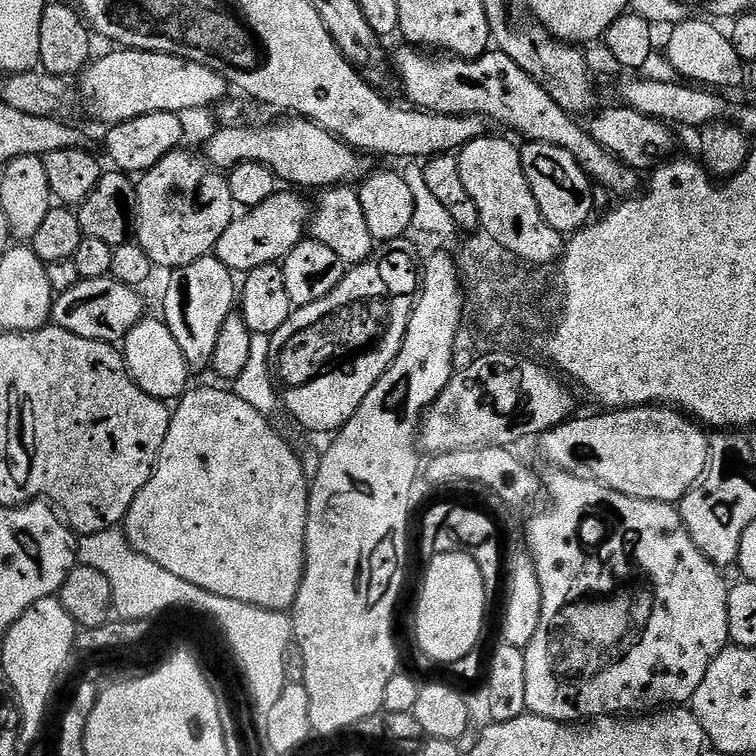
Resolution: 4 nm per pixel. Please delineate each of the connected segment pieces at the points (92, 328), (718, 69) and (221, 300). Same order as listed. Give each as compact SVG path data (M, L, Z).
M107 276L97 280L81 280L78 286L59 293L52 301L51 323L58 328L78 334L78 338L94 338L98 342L119 345L134 330L140 320L145 319L141 293L135 288Z
M688 18L675 25L669 31L668 60L685 81L718 90L738 86L744 80L744 62L738 58L731 37L725 31L720 32L713 21L707 21Z
M215 255L203 256L198 262L190 262L190 266L175 269L169 276L172 277L164 292L162 319L168 325L170 334L174 334L189 369L193 373L208 372L212 368L223 323L238 304L237 277Z

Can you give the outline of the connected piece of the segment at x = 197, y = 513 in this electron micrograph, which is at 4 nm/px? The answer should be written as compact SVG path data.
M189 387L188 391L175 401L174 407L171 409L172 421L170 422L170 430L166 430L166 442L162 442L162 450L156 459L156 469L152 472L150 482L146 482L146 486L142 486L142 490L138 490L138 498L134 498L134 502L130 506L130 510L124 515L124 523L122 531L124 536L130 542L130 546L138 554L142 554L146 558L150 558L150 562L158 562L158 566L162 566L162 570L167 570L169 574L174 574L178 578L182 578L182 582L190 582L190 586L198 586L198 590L206 590L210 594L218 594L218 598L234 598L234 602L246 602L250 606L258 606L265 608L271 612L287 613L291 609L292 604L298 598L298 590L302 586L302 578L304 577L304 555L306 554L306 522L308 521L308 490L310 487L309 473L304 473L304 464L296 457L296 452L272 429L272 424L267 415L258 410L254 410L254 406L250 406L250 402L242 402L242 398L238 398L235 391L224 388L196 388Z

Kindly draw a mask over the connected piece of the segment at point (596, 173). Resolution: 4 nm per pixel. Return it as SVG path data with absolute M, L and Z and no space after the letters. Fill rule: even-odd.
M404 46L396 56L394 72L400 75L404 92L416 103L413 105L417 109L438 112L441 116L483 116L493 125L501 124L525 136L525 141L537 140L562 146L562 150L570 150L570 154L574 154L589 180L599 187L601 184L616 198L631 197L641 187L642 180L636 177L639 176L637 169L627 168L621 160L598 146L579 119L564 112L562 106L558 106L558 102L554 102L554 98L550 98L550 94L546 94L546 90L542 90L542 86L538 86L538 82L534 82L534 78L530 78L522 66L518 66L518 62L514 62L514 58L499 50L489 50L476 60L461 60L441 58L436 54L425 54L412 46Z

